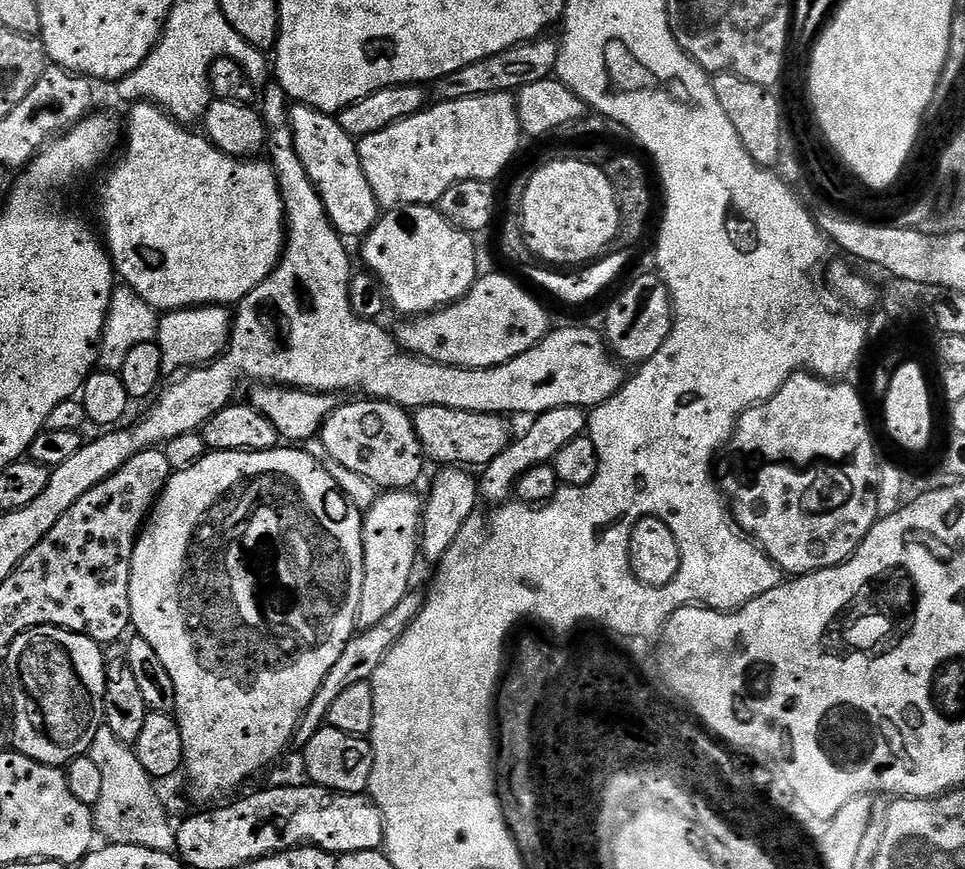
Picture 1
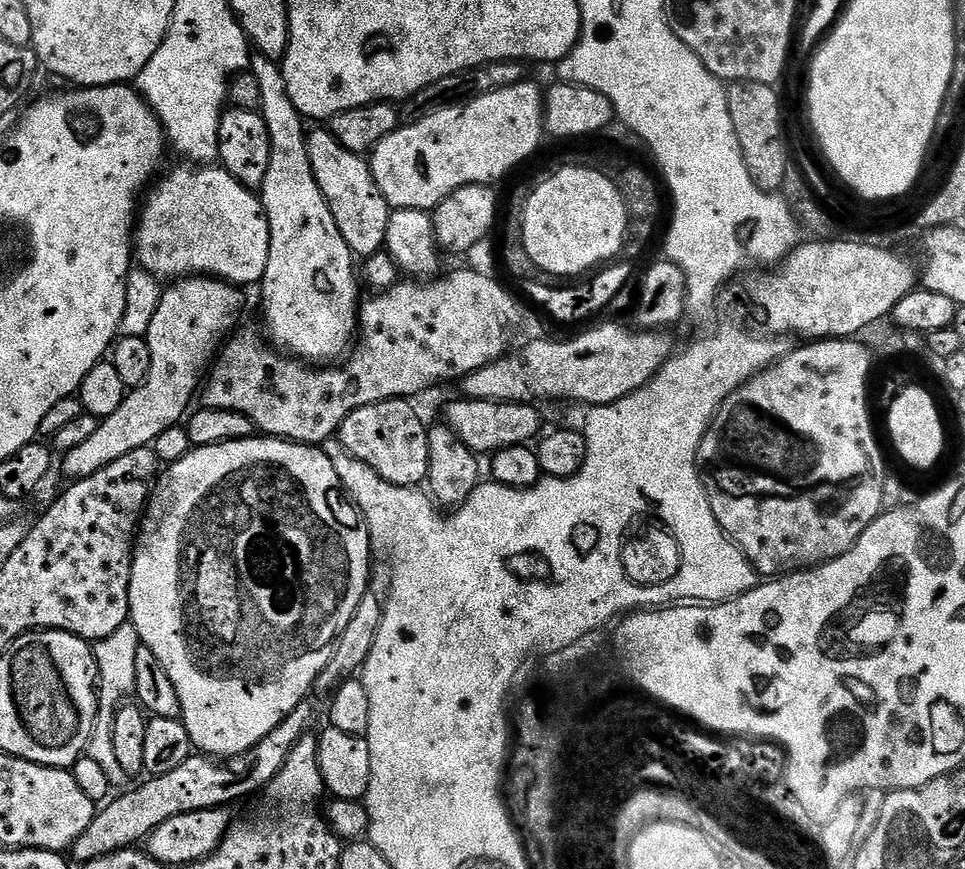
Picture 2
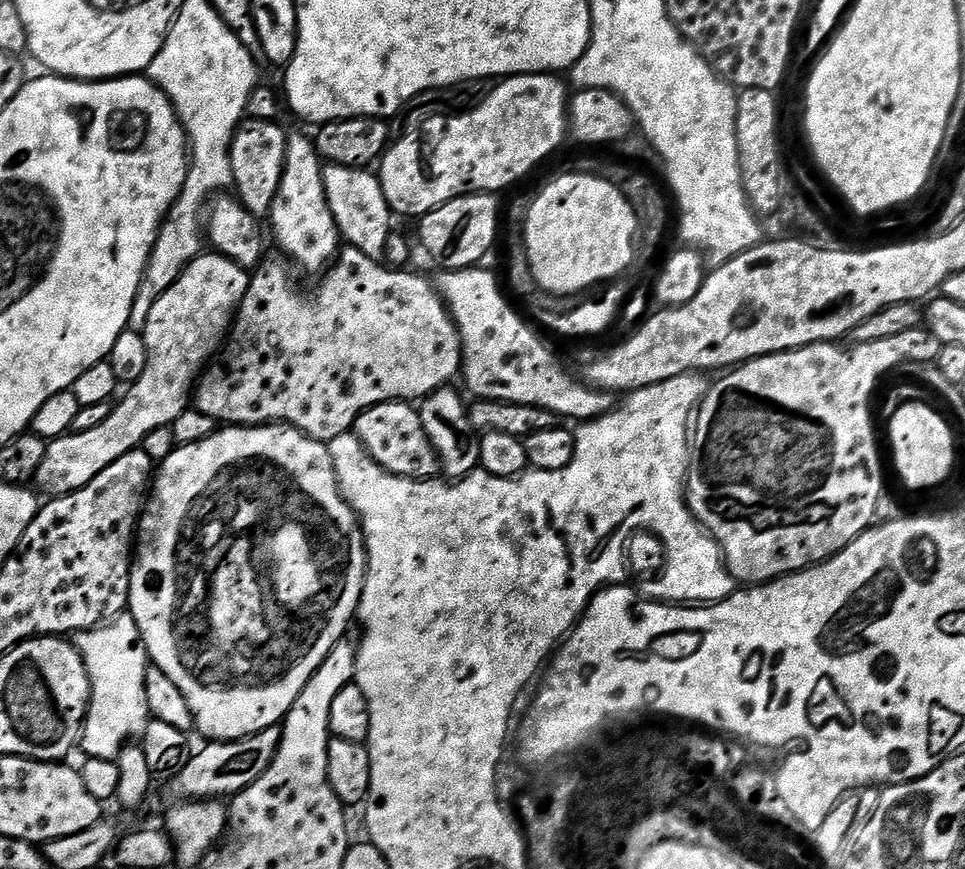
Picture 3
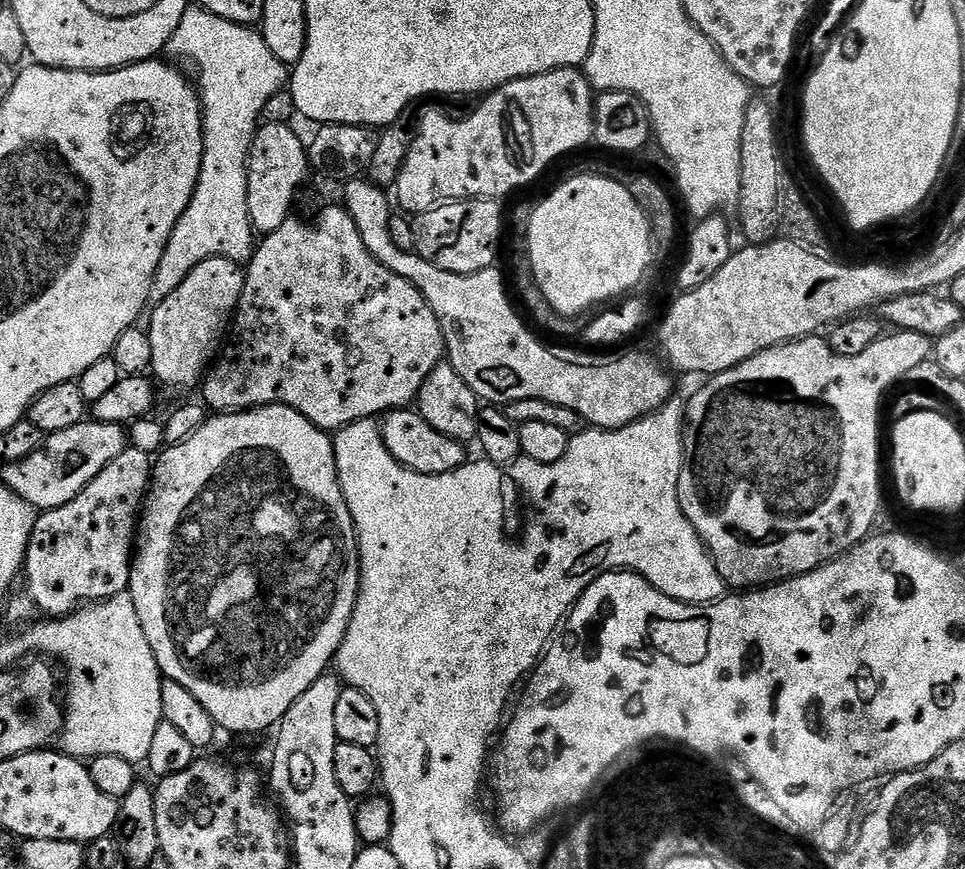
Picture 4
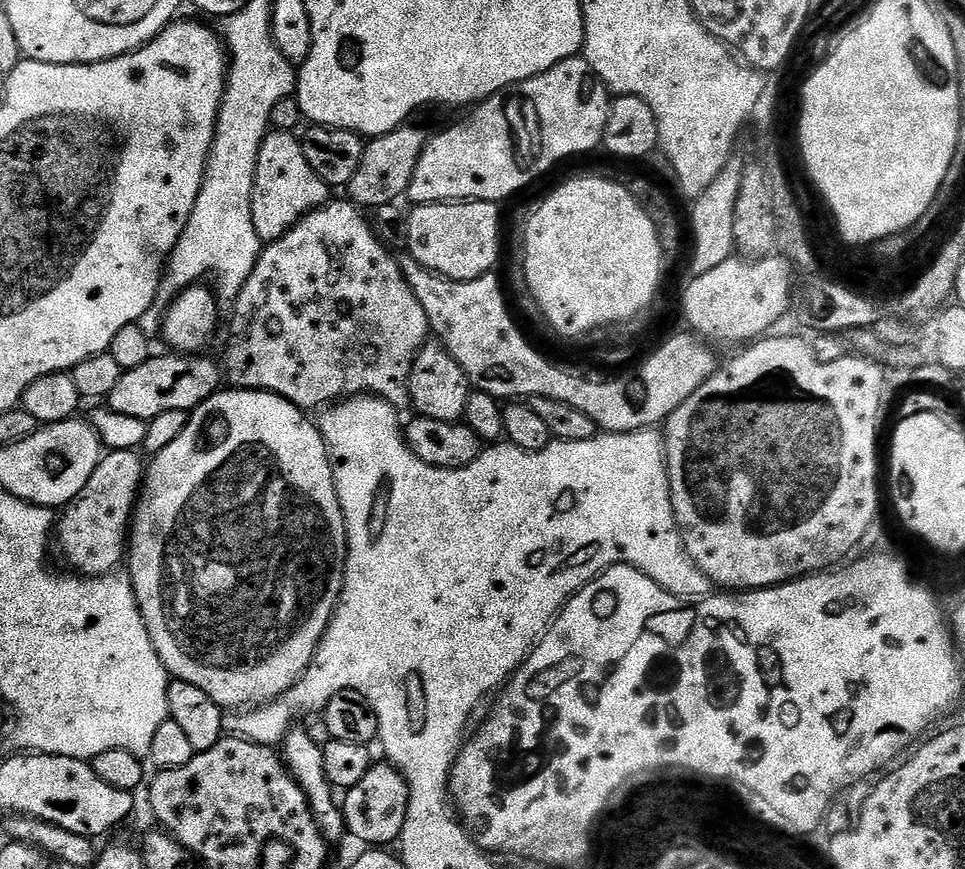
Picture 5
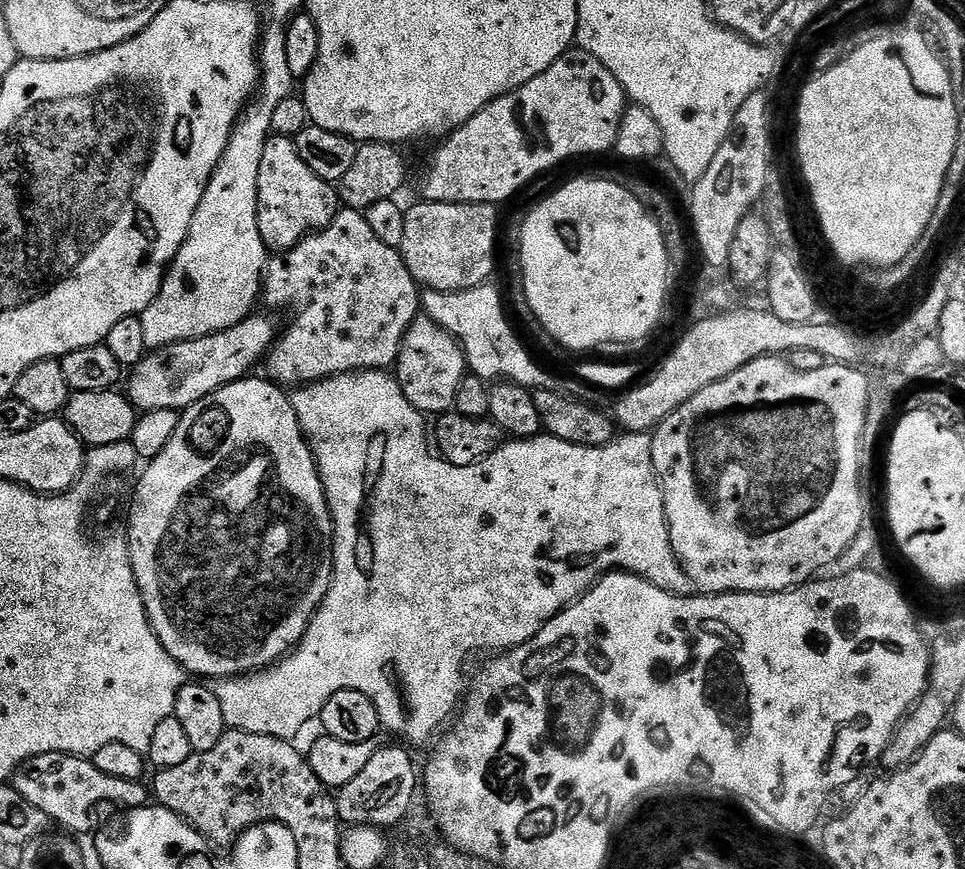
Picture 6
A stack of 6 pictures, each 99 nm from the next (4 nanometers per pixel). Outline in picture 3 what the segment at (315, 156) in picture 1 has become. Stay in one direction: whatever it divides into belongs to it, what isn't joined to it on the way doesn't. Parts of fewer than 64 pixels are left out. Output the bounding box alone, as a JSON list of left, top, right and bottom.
[323,163,394,261]

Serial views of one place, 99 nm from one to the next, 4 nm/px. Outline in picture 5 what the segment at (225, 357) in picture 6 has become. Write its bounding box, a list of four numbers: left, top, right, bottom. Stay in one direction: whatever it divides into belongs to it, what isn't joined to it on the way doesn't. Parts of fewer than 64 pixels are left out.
[106,354,222,421]

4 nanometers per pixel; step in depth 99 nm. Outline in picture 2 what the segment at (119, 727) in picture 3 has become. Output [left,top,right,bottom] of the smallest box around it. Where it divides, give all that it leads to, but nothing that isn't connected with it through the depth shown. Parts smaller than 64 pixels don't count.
[87,622,140,786]

